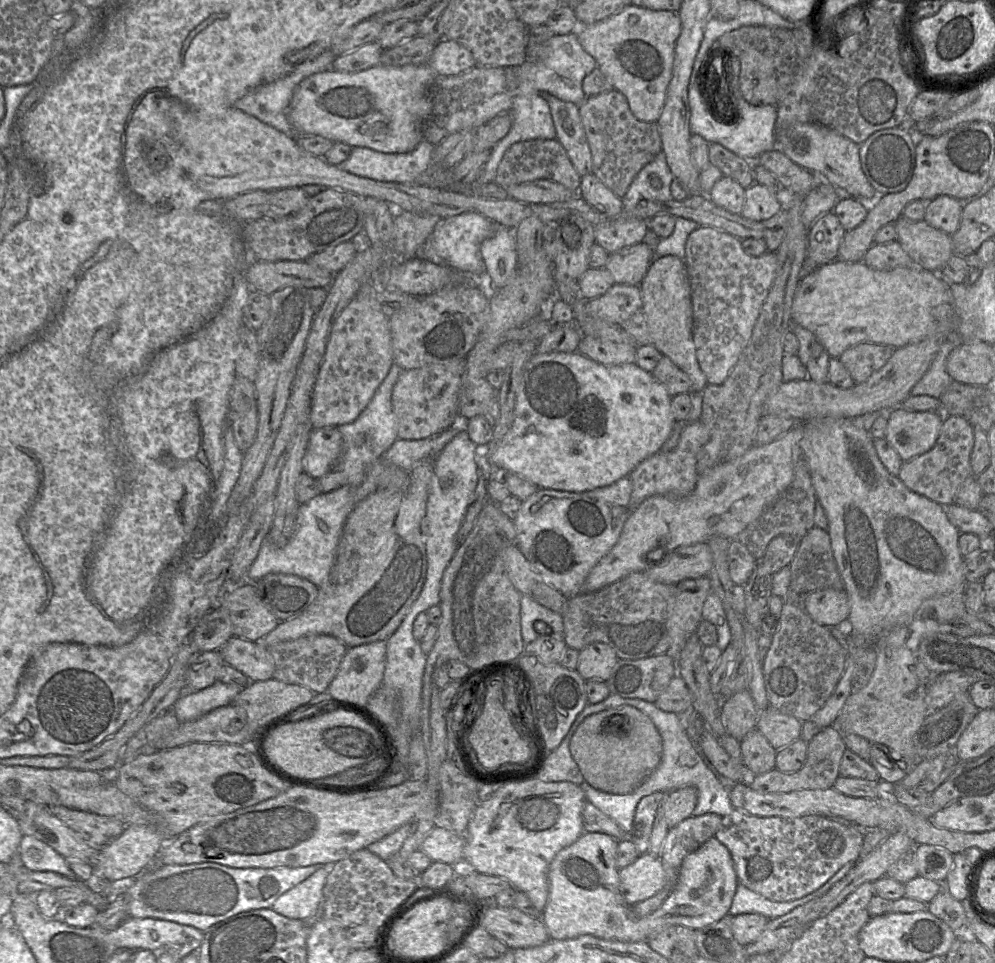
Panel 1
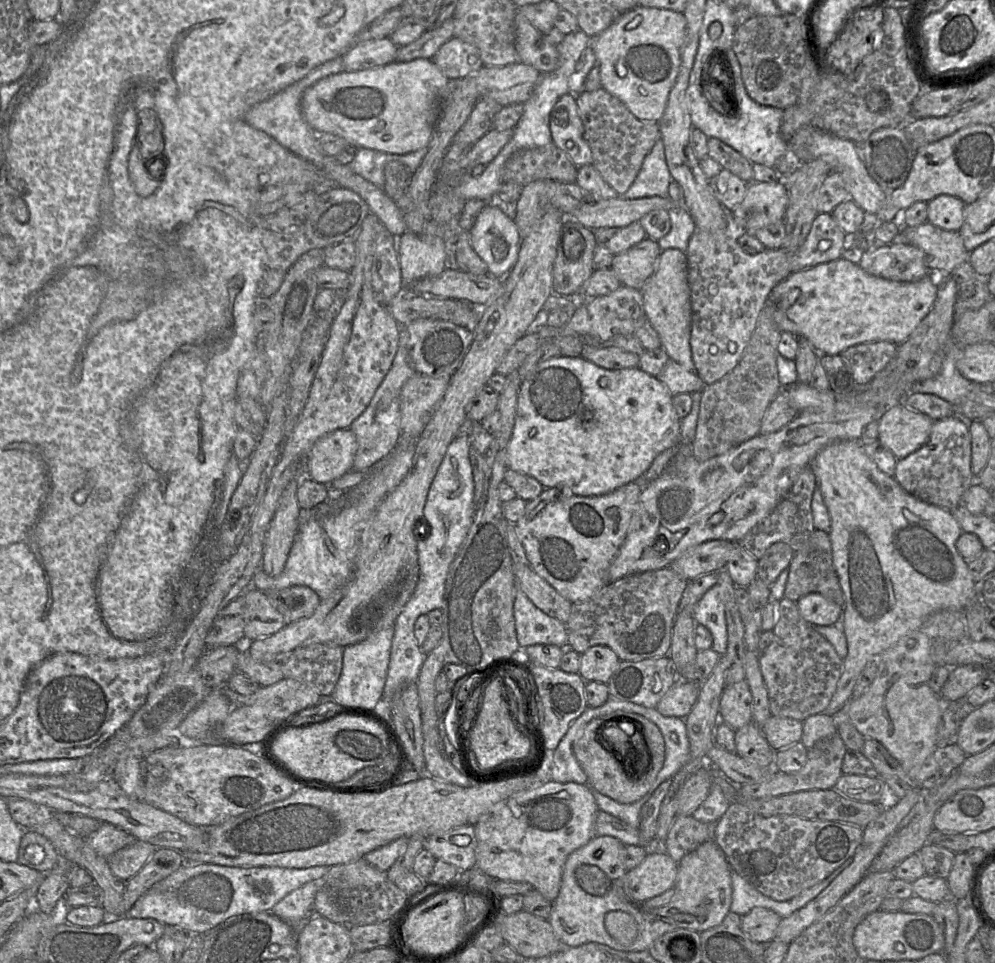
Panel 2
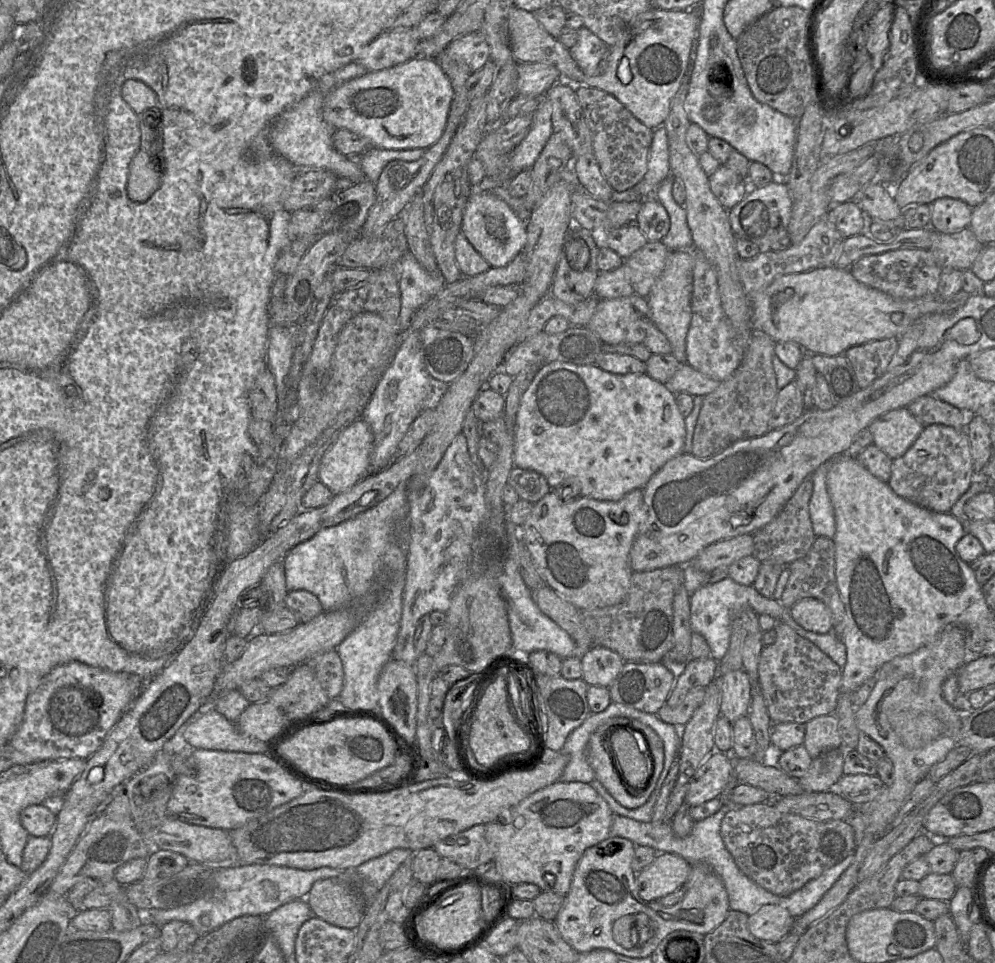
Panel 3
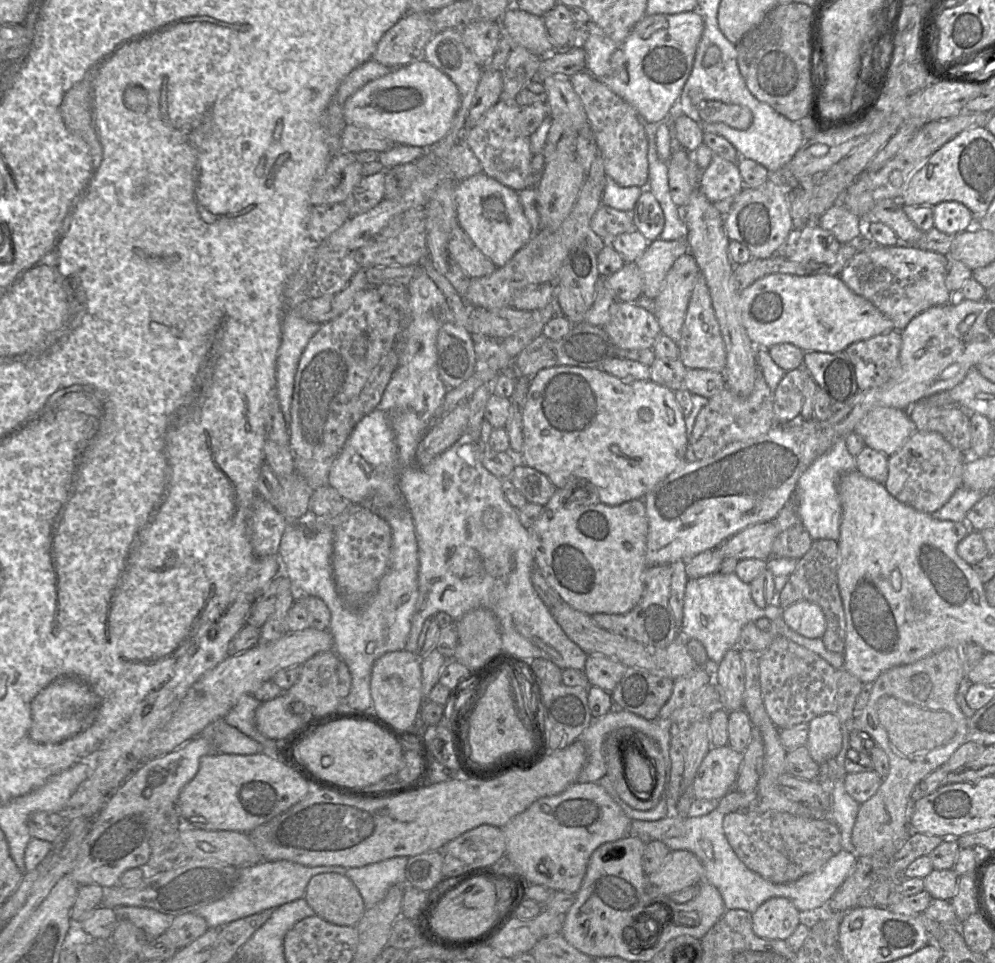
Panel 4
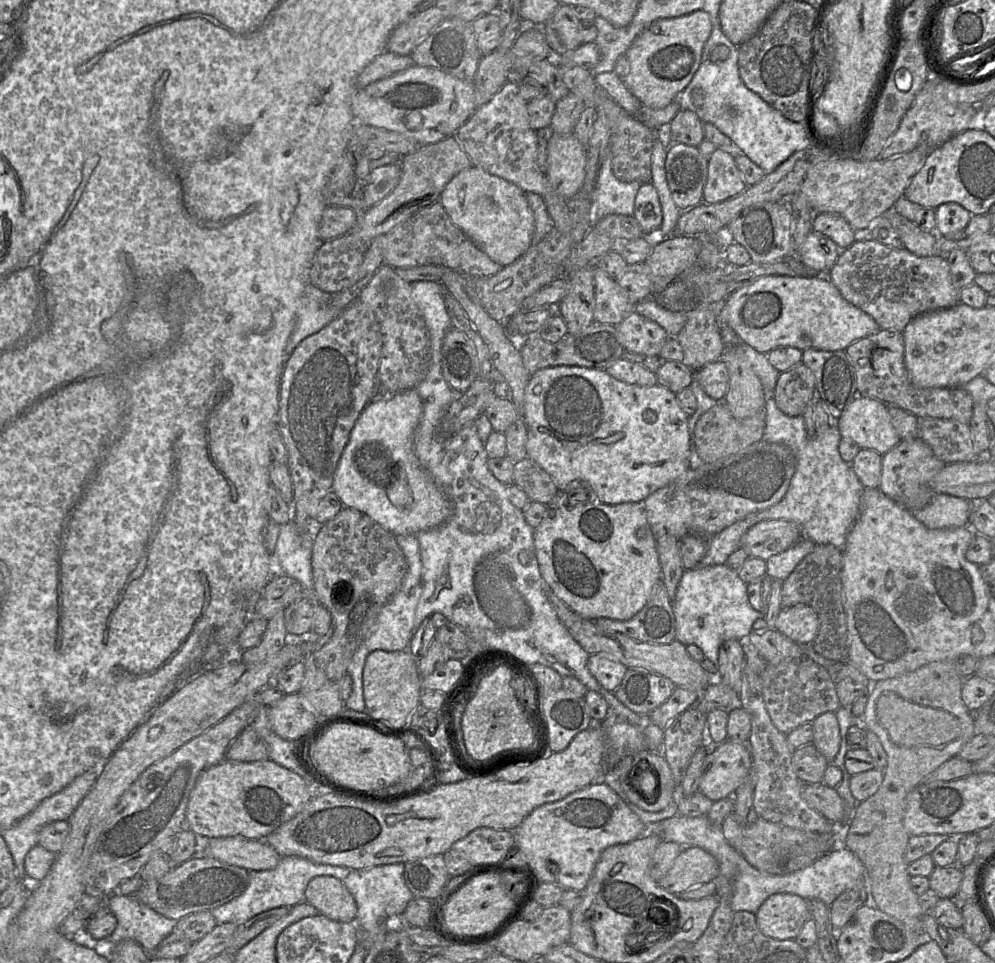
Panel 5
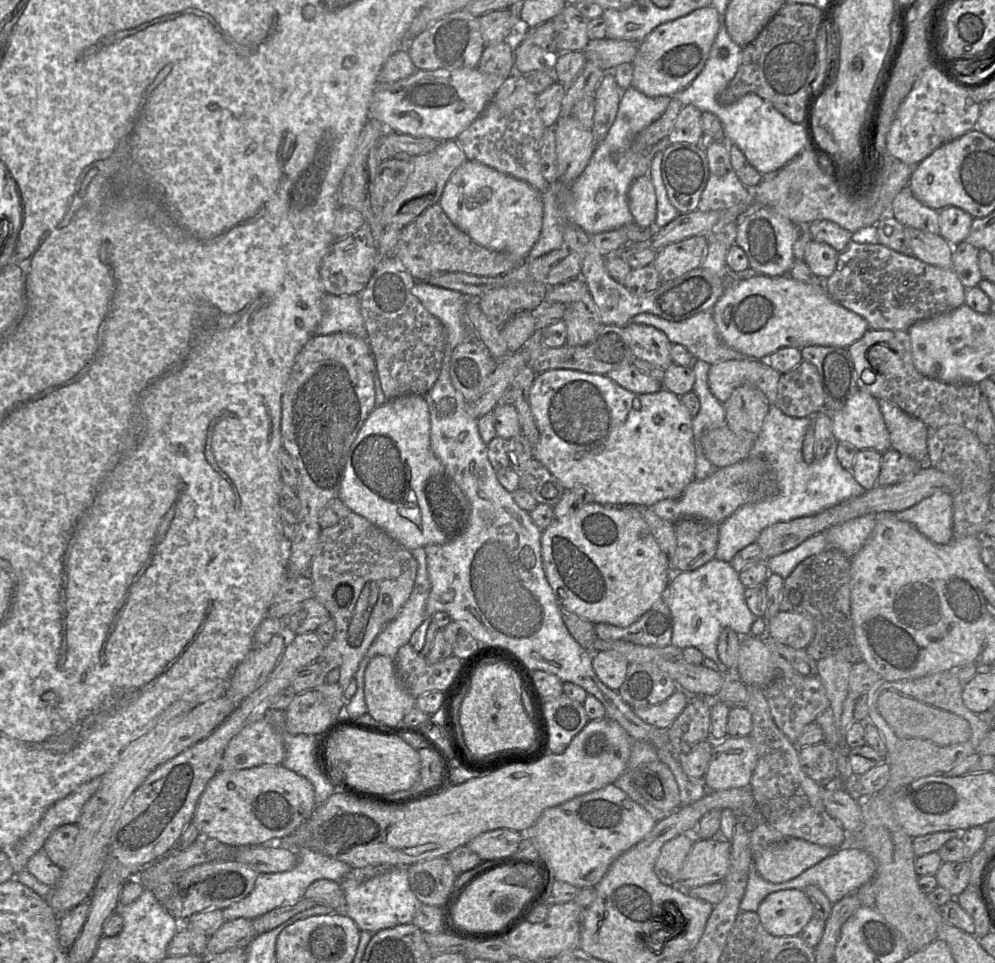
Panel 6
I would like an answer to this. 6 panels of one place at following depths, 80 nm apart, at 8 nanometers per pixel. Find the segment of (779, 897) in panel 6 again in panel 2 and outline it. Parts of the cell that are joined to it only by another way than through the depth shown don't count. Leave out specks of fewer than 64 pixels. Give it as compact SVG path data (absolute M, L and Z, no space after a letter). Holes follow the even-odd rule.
M757 907L741 917L741 929L751 940L768 944L773 941L781 919L774 911Z

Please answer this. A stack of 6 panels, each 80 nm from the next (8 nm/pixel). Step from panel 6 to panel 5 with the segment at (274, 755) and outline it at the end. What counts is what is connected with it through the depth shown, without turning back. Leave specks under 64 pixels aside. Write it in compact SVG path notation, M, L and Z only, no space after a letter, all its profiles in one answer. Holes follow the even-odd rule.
M245 728L231 743L226 759L237 762L253 762L267 760L268 751L264 742L251 728Z

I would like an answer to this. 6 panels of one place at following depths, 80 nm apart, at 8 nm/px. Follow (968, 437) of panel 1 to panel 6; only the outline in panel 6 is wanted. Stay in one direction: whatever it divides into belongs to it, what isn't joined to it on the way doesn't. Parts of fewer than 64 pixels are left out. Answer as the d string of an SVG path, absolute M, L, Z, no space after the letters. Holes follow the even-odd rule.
M892 448L882 453L877 486L889 486L915 475L923 465Z

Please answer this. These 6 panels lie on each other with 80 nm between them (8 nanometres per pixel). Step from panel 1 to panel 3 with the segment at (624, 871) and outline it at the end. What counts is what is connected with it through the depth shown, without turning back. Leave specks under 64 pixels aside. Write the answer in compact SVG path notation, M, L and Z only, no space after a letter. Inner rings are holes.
M660 852L655 860L636 875L639 897L644 902L660 898L683 887L692 865L679 855Z

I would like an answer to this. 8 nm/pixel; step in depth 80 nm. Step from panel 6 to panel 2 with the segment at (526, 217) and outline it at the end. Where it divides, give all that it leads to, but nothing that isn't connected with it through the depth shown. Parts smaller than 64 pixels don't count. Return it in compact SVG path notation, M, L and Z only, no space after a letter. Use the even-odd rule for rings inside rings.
M486 204L468 233L474 251L488 266L488 273L504 279L517 262L522 241L514 220L499 207Z

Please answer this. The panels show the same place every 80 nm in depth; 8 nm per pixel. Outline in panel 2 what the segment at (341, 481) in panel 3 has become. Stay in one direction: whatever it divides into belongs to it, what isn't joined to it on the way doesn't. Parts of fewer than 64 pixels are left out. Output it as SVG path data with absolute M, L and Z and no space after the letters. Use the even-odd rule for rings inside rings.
M348 428L323 436L314 444L305 461L307 476L322 484L331 484L353 469L357 447L356 437Z

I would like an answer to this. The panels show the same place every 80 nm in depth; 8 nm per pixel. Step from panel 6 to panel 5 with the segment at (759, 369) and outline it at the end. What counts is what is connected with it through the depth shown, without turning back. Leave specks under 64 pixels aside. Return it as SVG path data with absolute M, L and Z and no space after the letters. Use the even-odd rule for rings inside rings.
M722 359L706 364L694 372L704 392L717 401L724 401L729 386L729 372L726 362Z

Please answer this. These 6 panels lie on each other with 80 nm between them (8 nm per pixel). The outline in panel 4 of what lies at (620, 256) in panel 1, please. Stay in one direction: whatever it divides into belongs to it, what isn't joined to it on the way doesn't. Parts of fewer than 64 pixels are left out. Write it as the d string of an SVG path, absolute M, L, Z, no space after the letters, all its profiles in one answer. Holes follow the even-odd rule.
M658 238L649 242L645 252L635 262L643 278L642 296L655 299L675 261L688 252L686 240L665 241Z

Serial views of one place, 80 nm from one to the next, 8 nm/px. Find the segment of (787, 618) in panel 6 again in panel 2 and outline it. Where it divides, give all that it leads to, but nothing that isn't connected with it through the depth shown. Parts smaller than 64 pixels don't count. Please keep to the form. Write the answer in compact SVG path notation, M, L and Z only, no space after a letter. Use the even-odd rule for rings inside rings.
M810 593L797 602L801 617L812 625L840 628L843 607L819 593Z

